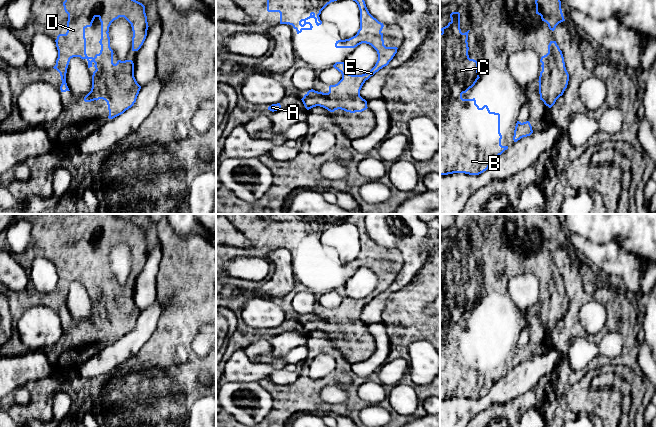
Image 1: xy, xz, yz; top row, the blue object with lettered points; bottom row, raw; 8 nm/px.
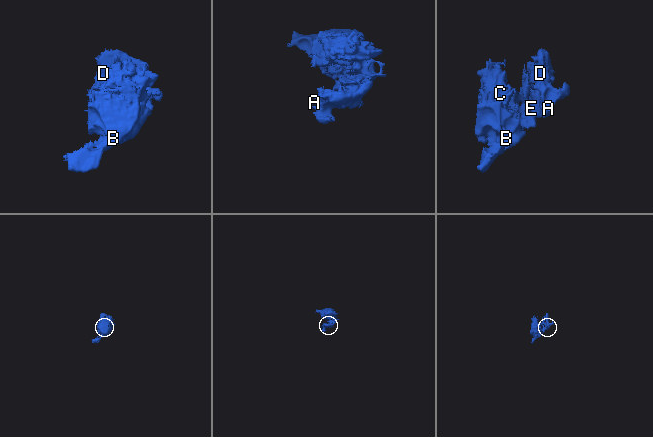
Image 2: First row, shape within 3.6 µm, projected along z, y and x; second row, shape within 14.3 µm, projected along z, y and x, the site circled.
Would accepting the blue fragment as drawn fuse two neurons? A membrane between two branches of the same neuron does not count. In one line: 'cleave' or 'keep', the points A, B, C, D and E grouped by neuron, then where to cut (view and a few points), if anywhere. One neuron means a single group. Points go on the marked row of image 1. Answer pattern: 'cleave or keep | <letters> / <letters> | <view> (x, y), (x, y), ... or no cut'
keep | A B C D E | no cut

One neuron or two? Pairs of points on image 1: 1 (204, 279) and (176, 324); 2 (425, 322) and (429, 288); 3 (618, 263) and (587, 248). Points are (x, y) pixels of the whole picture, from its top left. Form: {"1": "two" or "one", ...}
{"1": "one", "2": "one", "3": "one"}

